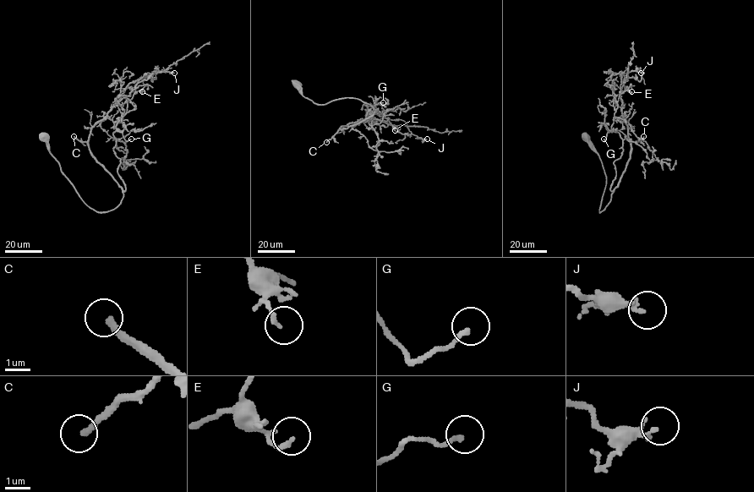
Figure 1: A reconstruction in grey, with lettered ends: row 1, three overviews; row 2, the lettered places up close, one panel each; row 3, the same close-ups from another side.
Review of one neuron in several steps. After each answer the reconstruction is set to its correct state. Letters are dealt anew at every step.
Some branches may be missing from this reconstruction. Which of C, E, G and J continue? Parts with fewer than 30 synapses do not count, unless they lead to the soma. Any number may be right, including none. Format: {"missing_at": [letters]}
{"missing_at": ["C"]}

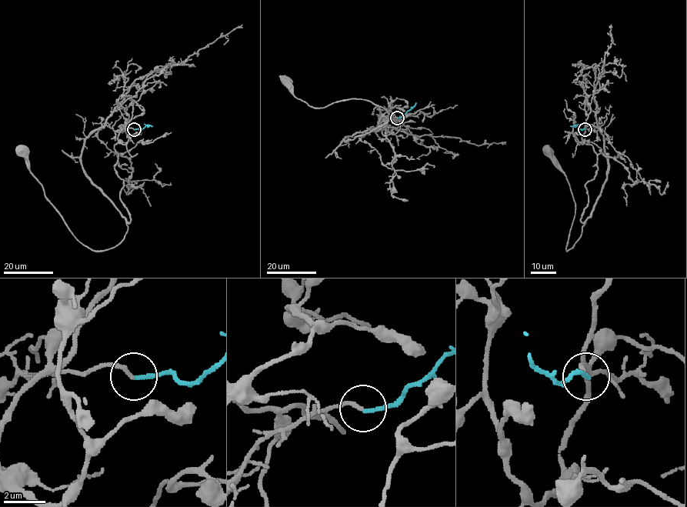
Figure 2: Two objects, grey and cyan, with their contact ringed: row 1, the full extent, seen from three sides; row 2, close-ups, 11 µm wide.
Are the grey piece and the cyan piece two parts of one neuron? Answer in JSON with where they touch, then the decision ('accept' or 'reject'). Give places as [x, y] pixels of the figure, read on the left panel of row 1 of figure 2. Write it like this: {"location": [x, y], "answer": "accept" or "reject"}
{"location": [134, 129], "answer": "accept"}

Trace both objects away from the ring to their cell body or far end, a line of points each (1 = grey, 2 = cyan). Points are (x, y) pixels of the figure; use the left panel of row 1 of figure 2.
1: (134, 129), (119, 126), (115, 146), (131, 221), (105, 250), (73, 234), (21, 150)
2: (134, 129), (141, 129), (146, 126), (152, 126)

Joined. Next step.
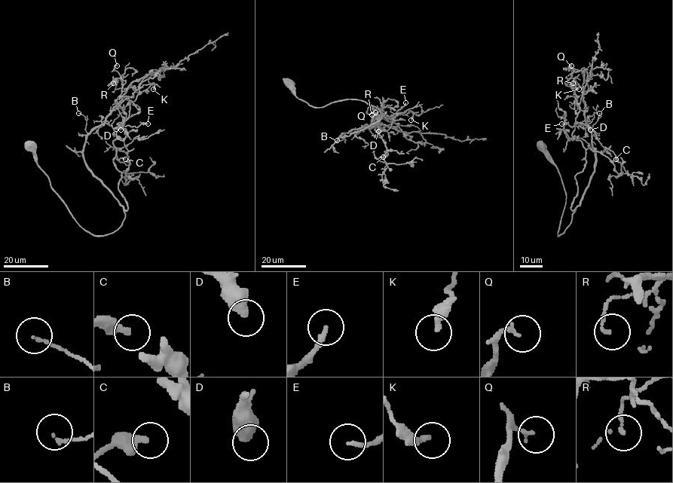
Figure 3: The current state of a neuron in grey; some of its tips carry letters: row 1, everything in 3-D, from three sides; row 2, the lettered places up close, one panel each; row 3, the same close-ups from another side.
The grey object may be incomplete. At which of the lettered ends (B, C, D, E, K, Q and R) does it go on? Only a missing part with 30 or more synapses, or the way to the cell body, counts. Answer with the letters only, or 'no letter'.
no letter

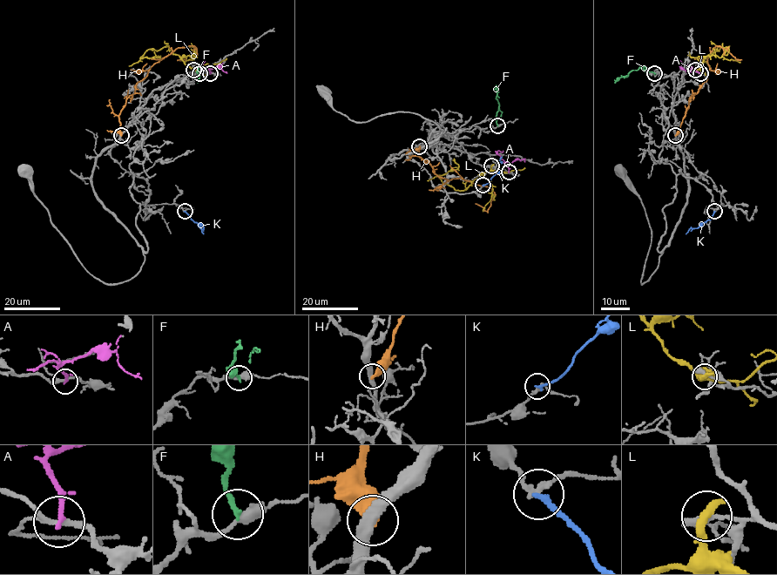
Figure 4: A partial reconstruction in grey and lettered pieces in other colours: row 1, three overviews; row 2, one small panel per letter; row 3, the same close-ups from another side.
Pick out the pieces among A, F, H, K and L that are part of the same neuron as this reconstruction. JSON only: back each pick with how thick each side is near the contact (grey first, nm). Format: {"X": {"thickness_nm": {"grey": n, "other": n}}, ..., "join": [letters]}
{"K": {"thickness_nm": {"grey": 200, "other": 240}}, "join": ["K"]}

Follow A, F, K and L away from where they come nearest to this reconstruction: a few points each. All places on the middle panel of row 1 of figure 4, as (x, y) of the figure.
A: (508, 172), (506, 162), (497, 153), (503, 150)
F: (497, 125), (499, 103), (496, 98), (496, 85)
K: (483, 185), (499, 168), (498, 161), (502, 157)
L: (491, 165), (489, 172), (482, 172), (466, 189), (456, 190), (443, 183), (438, 176), (458, 167), (453, 160)

